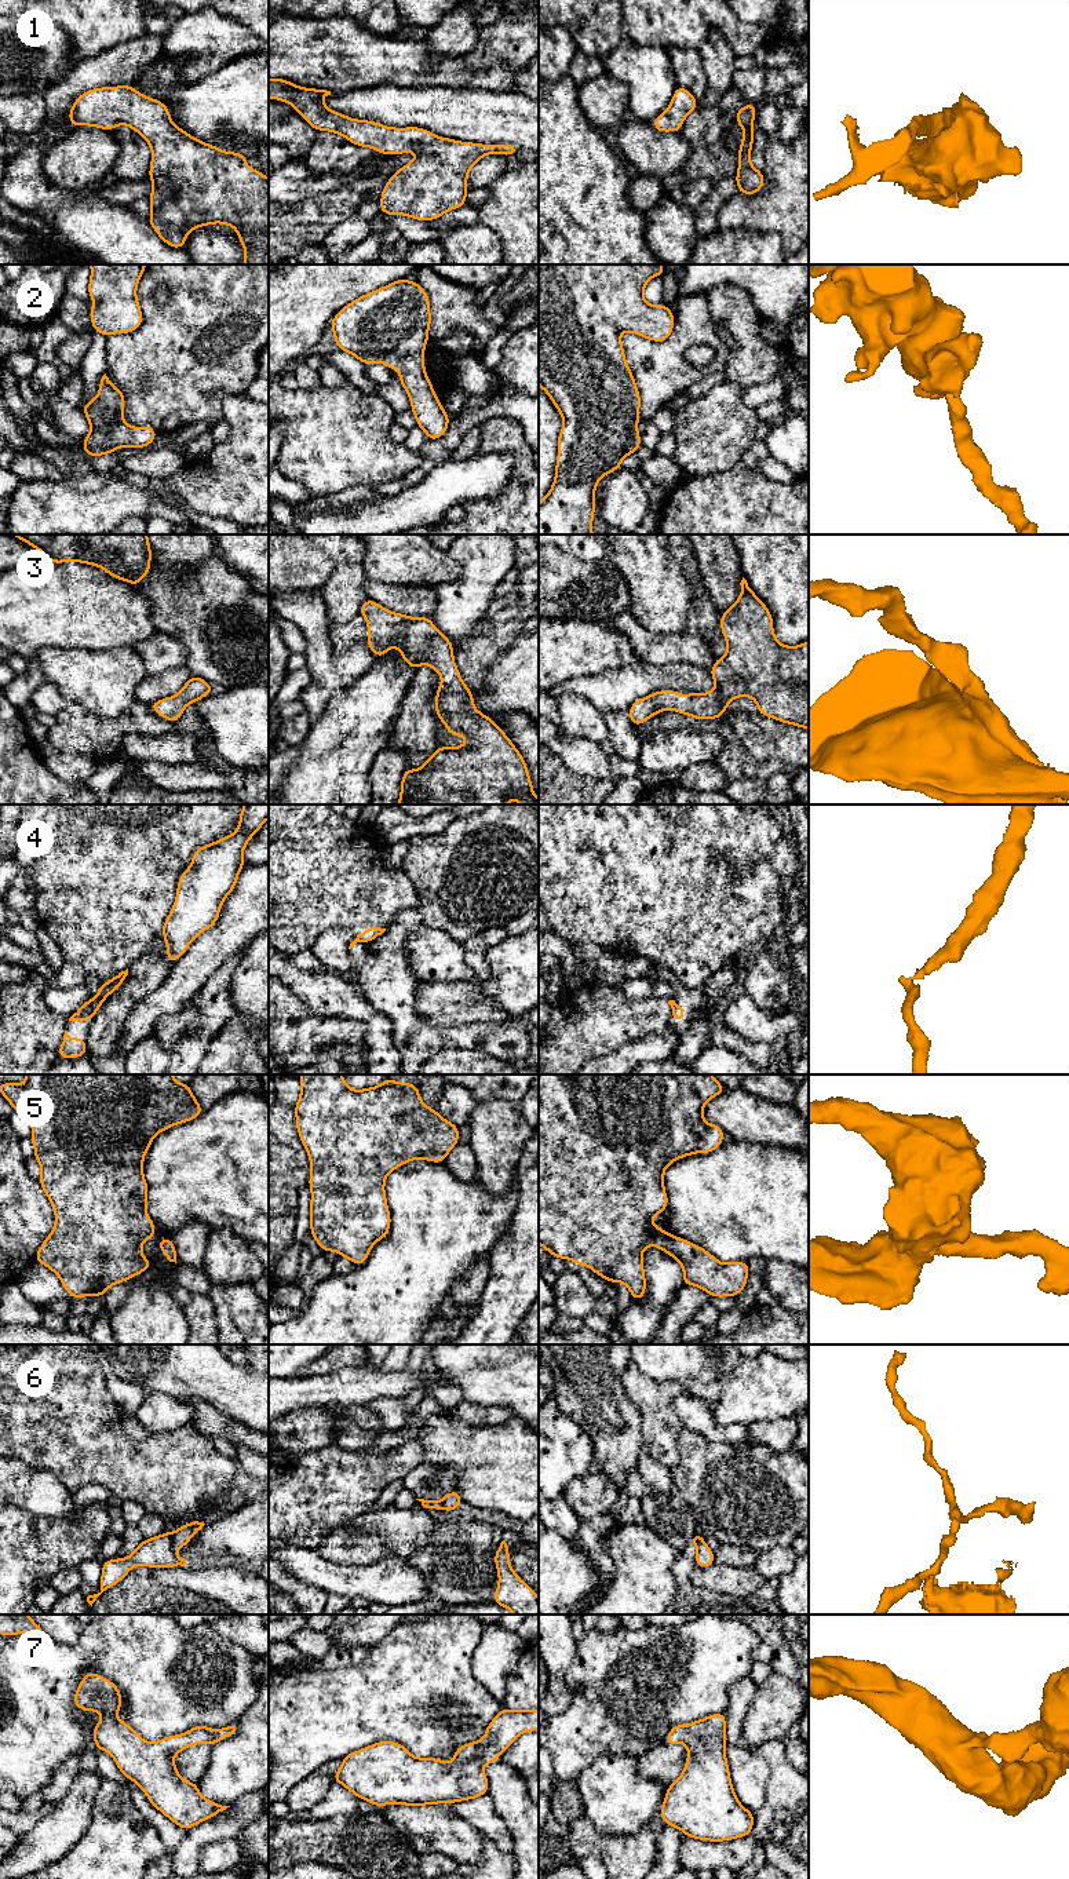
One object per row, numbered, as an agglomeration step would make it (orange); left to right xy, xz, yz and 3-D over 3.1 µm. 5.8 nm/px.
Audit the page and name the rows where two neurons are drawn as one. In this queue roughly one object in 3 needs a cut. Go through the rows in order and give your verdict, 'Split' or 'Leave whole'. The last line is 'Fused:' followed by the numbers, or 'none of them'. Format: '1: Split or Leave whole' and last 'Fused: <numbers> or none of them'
1: Leave whole
2: Leave whole
3: Leave whole
4: Split
5: Leave whole
6: Split
7: Leave whole
Fused: 4, 6

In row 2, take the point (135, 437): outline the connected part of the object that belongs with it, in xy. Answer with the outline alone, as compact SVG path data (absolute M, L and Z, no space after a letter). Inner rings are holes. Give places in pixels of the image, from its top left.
M102 376L99 382L99 394L90 401L88 405L81 402L81 408L91 426L91 433L83 438L85 456L103 456L114 452L118 448L147 448L157 431L149 427L131 427L123 420L123 408L125 405L125 395L112 383L106 376Z

